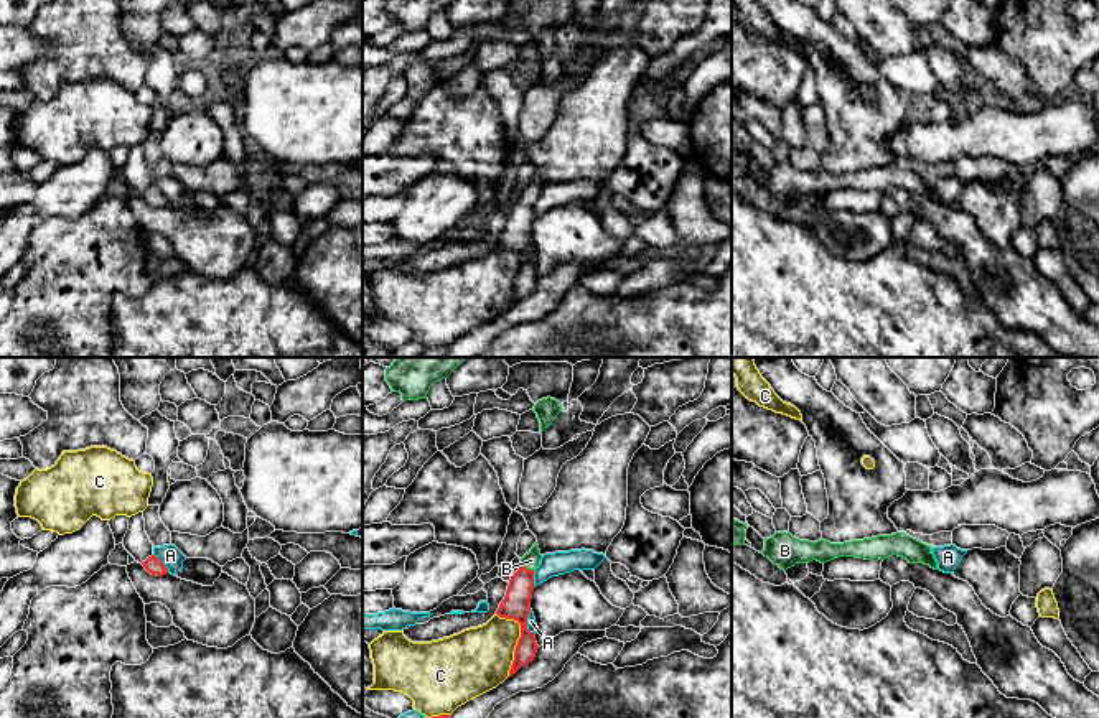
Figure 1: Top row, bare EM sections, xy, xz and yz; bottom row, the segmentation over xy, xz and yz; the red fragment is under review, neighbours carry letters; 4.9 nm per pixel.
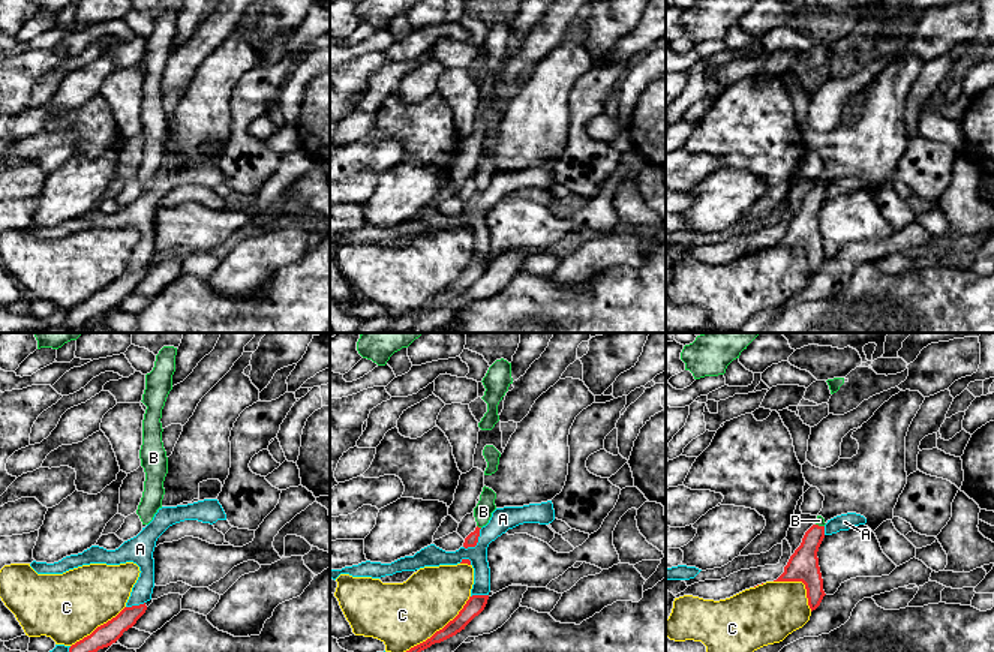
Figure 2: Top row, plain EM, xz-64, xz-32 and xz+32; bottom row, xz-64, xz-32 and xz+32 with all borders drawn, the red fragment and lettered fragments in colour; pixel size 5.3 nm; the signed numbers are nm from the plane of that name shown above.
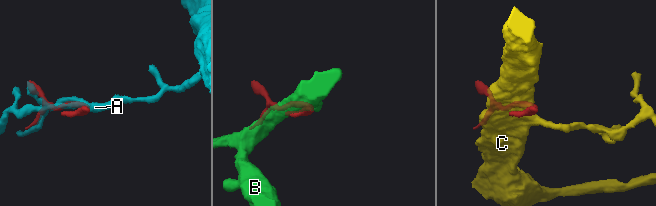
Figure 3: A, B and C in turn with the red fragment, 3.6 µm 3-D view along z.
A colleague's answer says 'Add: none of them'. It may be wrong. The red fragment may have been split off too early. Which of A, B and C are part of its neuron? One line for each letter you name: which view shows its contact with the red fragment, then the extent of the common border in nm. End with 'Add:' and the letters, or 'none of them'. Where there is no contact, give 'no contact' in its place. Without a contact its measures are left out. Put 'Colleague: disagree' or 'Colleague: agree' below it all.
B: contact in xz; length 70 nm
Add: B
Colleague: disagree

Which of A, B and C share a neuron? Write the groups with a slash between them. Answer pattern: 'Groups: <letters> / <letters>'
Groups: A / B / C

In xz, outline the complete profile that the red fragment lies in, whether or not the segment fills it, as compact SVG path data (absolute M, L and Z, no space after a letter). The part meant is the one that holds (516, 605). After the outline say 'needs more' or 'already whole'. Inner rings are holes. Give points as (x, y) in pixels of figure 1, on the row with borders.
M537 542L521 558L519 570L511 576L504 599L501 601L496 614L499 618L514 619L521 624L521 637L514 650L514 660L509 670L509 677L521 667L534 660L539 649L535 634L527 629L527 618L531 613L531 599L534 591L534 570L540 563L540 550Z | needs more

